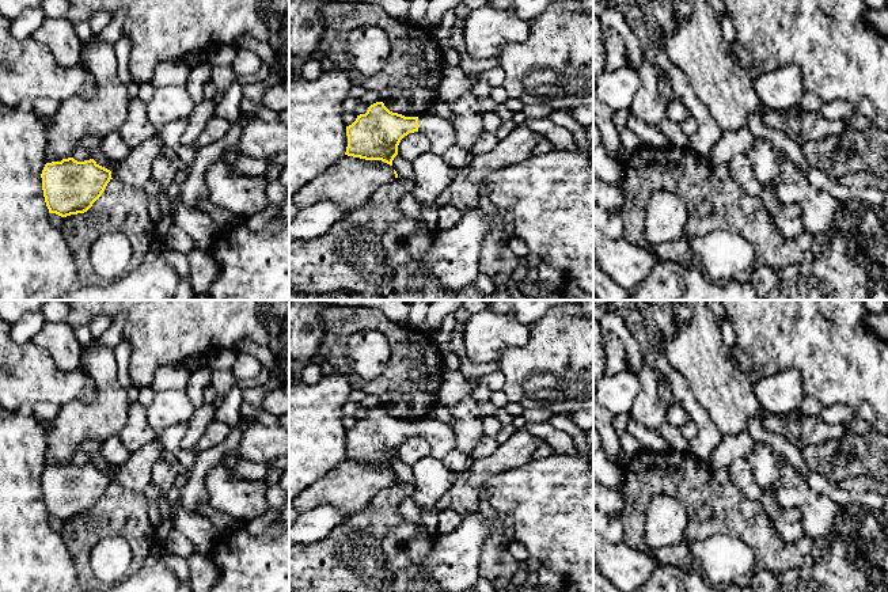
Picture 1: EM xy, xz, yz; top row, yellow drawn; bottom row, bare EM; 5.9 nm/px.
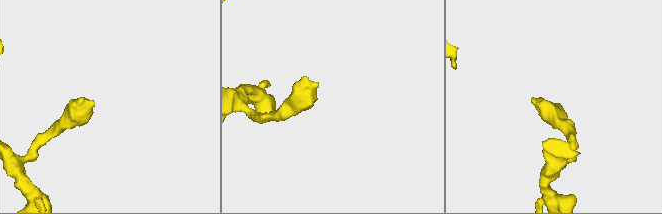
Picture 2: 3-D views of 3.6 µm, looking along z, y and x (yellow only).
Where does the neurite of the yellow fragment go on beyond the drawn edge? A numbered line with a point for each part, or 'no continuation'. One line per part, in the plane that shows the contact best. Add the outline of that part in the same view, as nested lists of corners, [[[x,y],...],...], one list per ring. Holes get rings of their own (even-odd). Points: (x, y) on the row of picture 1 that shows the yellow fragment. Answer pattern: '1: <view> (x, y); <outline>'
1: xz (440, 132); [[[424,113],[418,115],[418,132],[430,141],[430,152],[443,156],[451,147],[456,145],[454,124],[440,115]]]

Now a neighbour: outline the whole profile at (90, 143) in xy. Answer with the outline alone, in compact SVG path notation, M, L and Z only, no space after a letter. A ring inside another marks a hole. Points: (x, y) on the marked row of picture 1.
M86 136L76 147L76 149L86 149L92 159L99 159L103 156L100 151L100 143L103 137L100 136Z

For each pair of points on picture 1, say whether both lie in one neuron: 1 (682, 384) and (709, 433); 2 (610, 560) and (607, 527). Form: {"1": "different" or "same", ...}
{"1": "same", "2": "different"}

